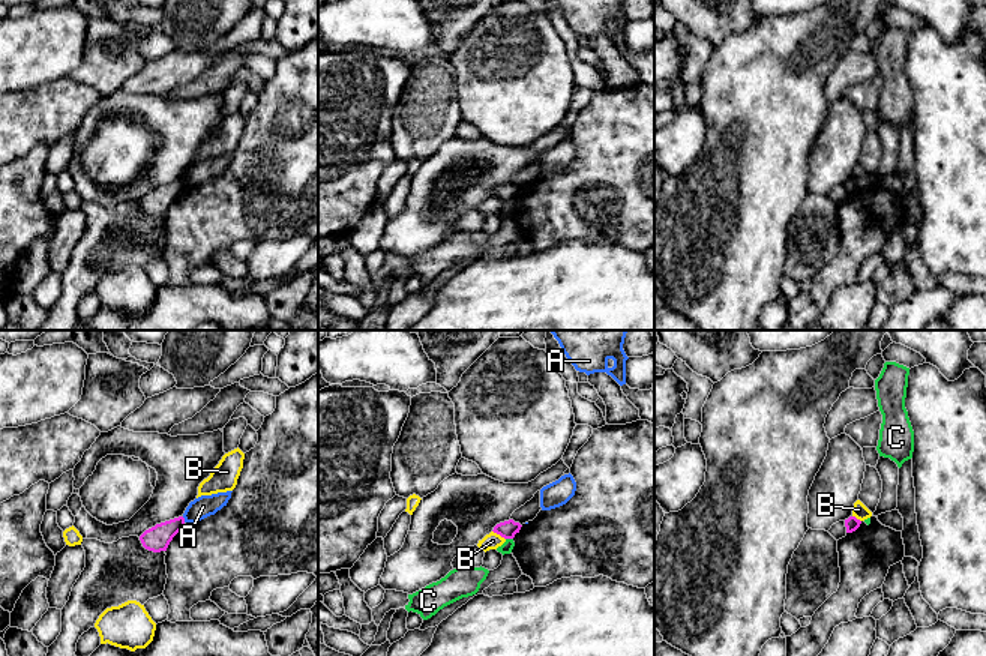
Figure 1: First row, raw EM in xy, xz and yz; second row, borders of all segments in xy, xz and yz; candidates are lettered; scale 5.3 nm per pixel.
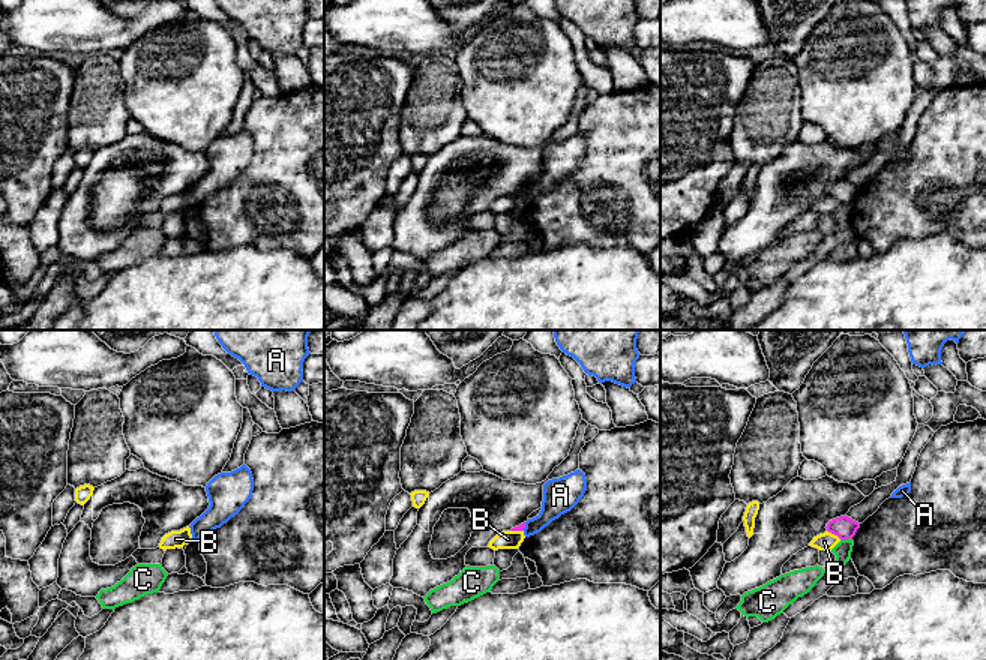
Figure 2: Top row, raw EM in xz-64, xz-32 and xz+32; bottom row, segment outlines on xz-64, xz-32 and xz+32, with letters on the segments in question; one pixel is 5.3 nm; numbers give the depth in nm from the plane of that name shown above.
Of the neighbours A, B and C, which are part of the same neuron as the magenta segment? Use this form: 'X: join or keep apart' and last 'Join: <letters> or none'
A: keep apart
B: keep apart
C: keep apart
Join: none

